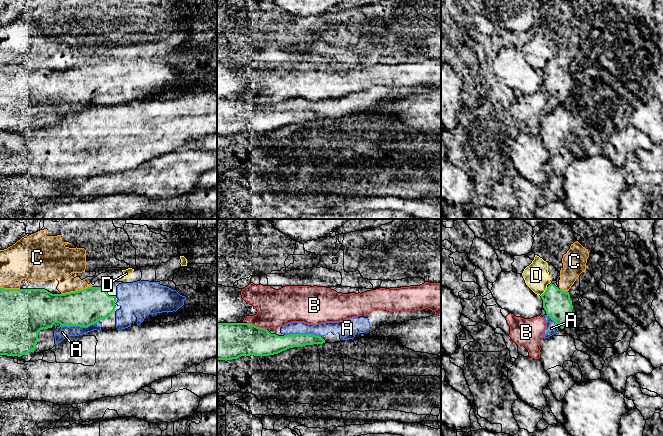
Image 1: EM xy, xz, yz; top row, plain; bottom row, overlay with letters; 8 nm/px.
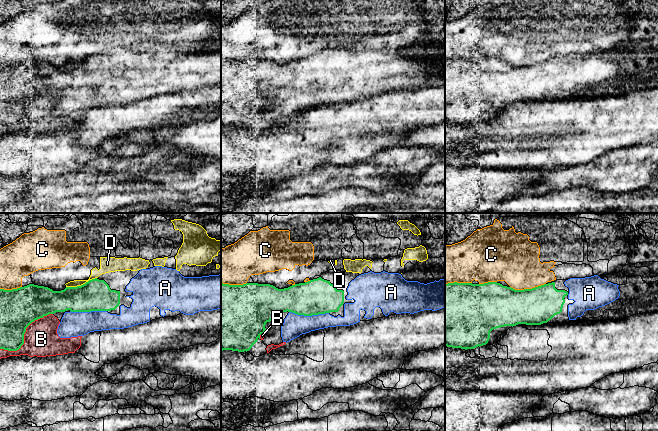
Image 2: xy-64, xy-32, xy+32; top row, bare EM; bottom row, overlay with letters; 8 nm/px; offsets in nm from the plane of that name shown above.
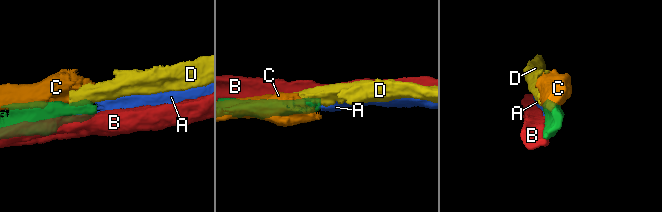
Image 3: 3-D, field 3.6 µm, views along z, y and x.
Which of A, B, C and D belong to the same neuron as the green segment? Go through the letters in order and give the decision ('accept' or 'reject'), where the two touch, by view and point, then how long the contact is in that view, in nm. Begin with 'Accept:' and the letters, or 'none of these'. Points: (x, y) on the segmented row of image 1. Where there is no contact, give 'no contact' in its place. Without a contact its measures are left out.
Accept: A
A: accept; contact xy (77, 325); length 340 nm
B: reject; contact xz (256, 326); length 170 nm
C: reject; contact xy (76, 291); length 260 nm
D: reject; contact yz (545, 291); length 90 nm

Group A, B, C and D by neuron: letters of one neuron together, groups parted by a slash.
A / B / C D

